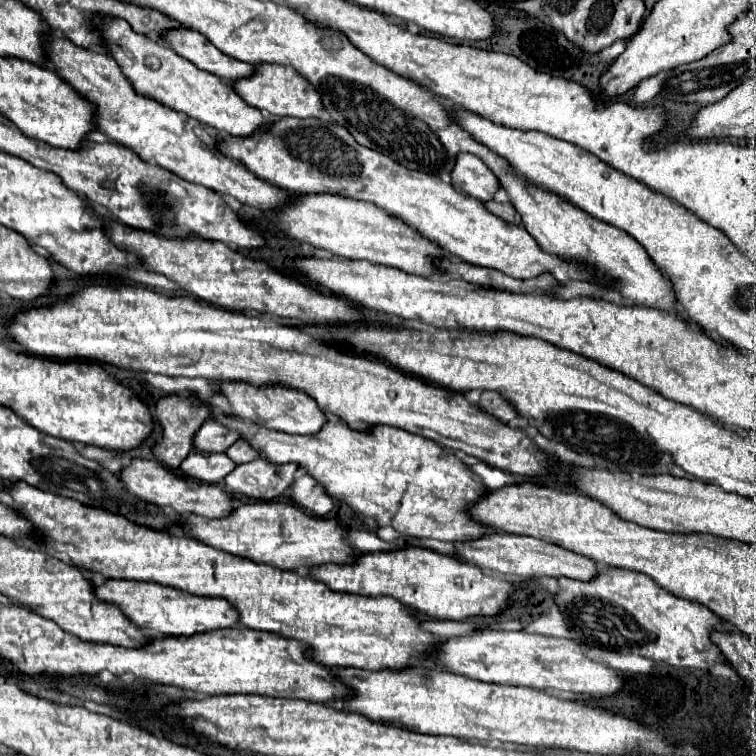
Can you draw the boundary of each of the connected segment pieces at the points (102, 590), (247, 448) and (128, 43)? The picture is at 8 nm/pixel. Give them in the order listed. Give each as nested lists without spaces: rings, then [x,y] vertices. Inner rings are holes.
[[[108,579],[104,585],[94,589],[96,597],[106,603],[116,603],[122,613],[136,623],[144,633],[150,637],[190,637],[196,633],[206,633],[212,629],[226,629],[240,625],[238,611],[226,599],[214,597],[200,597],[190,595],[186,591],[166,587],[160,583],[148,581],[122,581],[122,579]]]
[[[240,439],[238,443],[234,443],[226,453],[228,453],[228,457],[234,463],[246,463],[250,459],[258,459],[260,457],[260,453],[256,449],[252,449],[252,445],[248,441],[244,441],[244,439]]]
[[[96,19],[94,25],[102,31],[106,41],[106,49],[112,53],[122,73],[134,85],[134,89],[142,95],[150,95],[152,99],[168,105],[188,117],[198,119],[200,123],[226,133],[230,137],[252,137],[258,131],[270,129],[272,119],[262,115],[258,109],[250,107],[232,85],[224,83],[220,77],[198,69],[184,57],[176,55],[166,43],[156,41],[152,37],[144,37],[136,33],[124,19]]]

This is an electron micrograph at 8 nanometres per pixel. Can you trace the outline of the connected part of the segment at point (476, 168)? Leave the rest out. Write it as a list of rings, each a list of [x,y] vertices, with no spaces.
[[[472,153],[458,155],[456,165],[452,169],[452,185],[464,195],[480,199],[482,203],[490,201],[500,189],[496,175],[486,167],[482,159]]]

